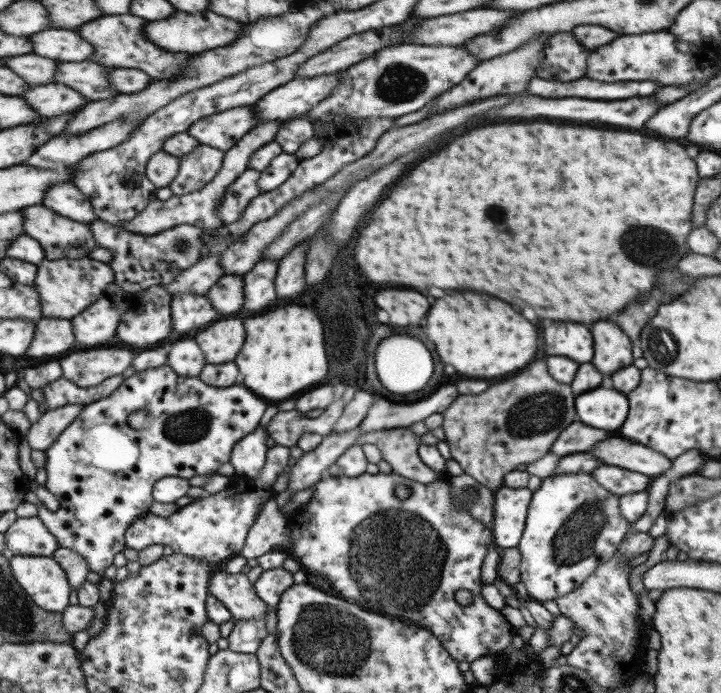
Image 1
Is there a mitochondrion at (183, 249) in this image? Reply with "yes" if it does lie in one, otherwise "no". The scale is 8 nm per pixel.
yes

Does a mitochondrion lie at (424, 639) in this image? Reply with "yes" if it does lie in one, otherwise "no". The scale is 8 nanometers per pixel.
no

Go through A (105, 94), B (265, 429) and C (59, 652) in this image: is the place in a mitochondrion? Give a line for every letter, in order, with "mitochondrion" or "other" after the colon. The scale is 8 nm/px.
A: other
B: other
C: other

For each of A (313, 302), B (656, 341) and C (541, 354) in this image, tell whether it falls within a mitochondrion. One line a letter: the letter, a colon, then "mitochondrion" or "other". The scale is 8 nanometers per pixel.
A: other
B: mitochondrion
C: other

